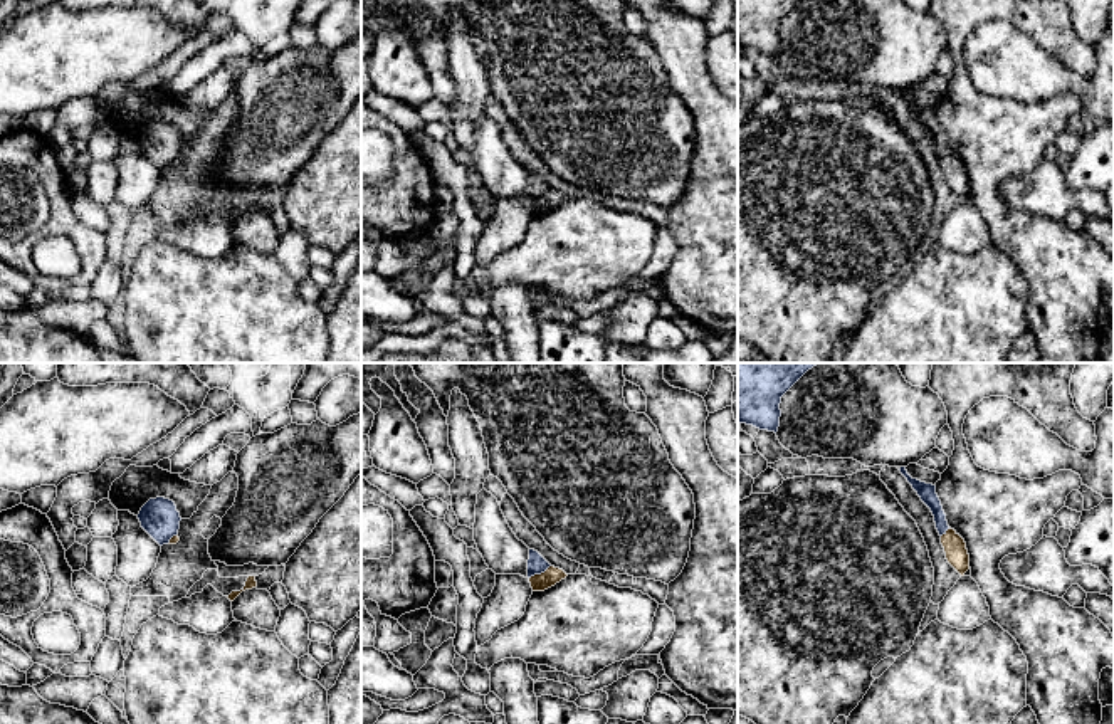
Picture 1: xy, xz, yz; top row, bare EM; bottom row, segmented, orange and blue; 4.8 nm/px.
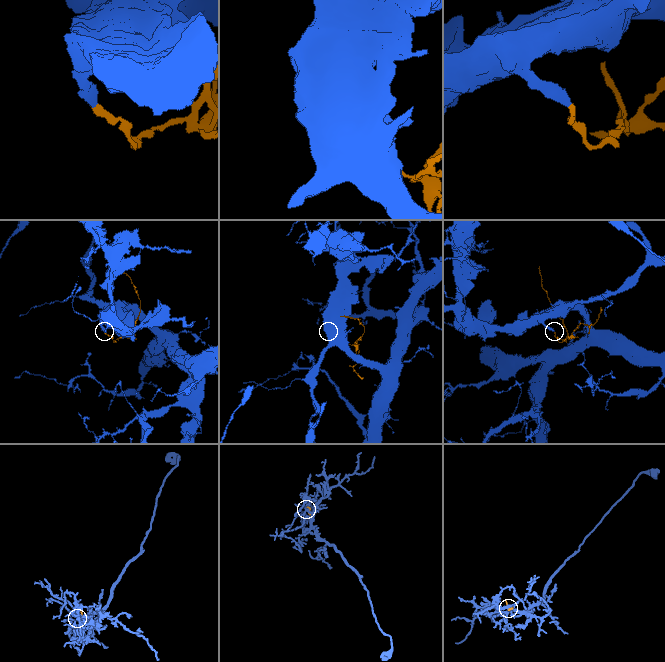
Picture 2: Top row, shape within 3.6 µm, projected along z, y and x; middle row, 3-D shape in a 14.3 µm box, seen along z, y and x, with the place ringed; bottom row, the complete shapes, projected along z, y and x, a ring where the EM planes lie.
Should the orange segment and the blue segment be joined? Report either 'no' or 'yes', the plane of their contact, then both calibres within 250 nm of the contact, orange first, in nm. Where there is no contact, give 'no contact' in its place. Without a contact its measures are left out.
no; contact in xz; calibres 80 and 90 nm

